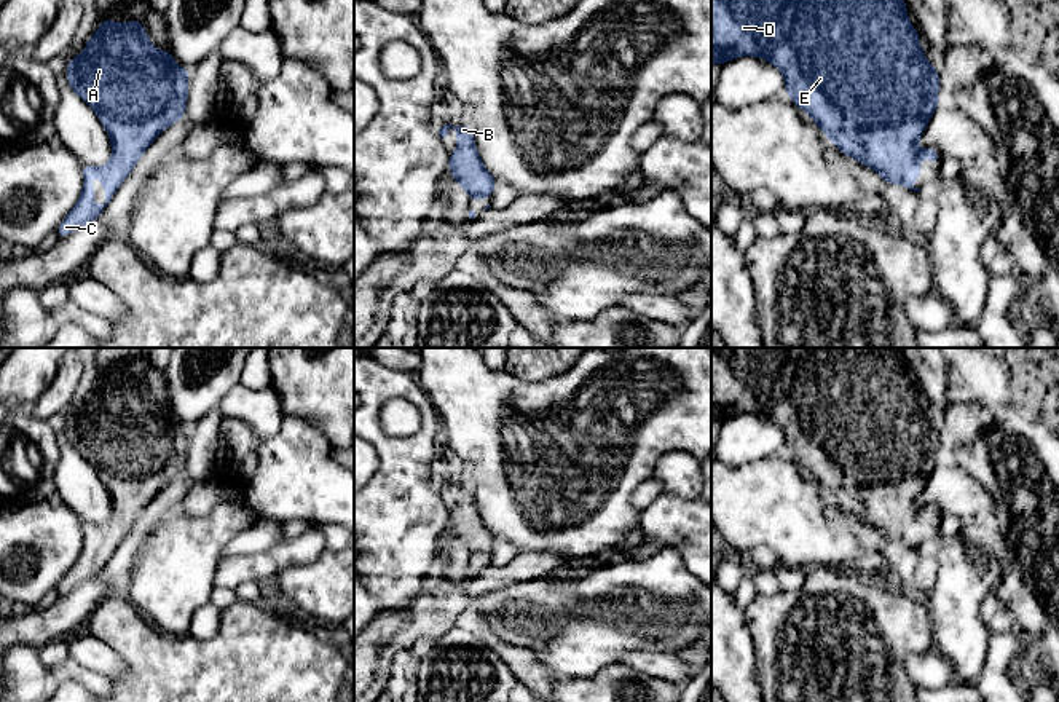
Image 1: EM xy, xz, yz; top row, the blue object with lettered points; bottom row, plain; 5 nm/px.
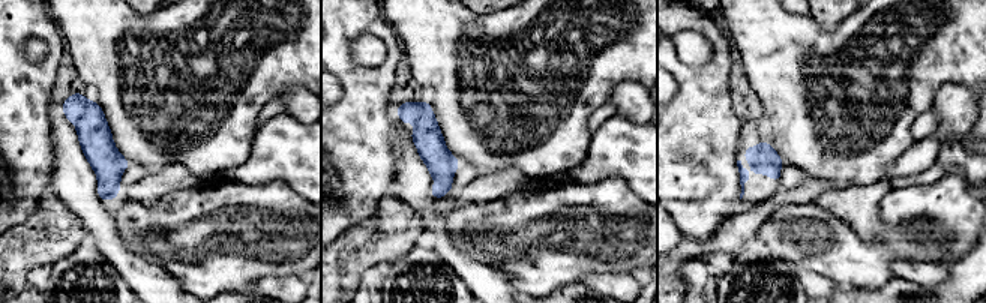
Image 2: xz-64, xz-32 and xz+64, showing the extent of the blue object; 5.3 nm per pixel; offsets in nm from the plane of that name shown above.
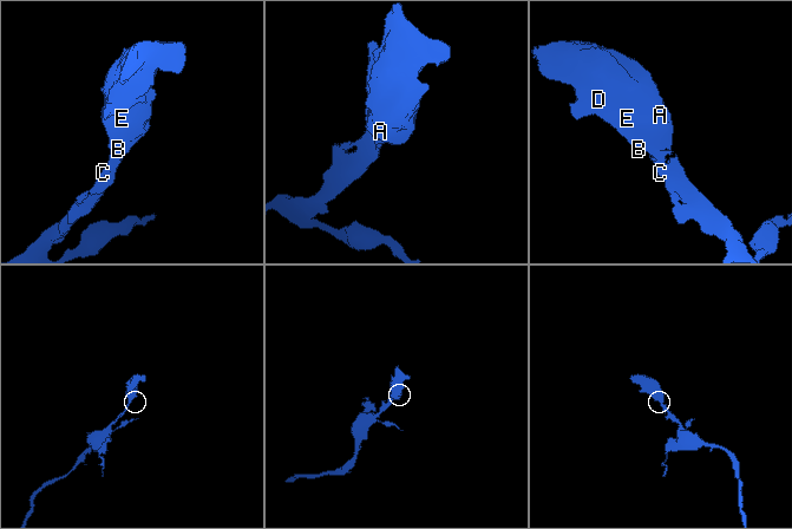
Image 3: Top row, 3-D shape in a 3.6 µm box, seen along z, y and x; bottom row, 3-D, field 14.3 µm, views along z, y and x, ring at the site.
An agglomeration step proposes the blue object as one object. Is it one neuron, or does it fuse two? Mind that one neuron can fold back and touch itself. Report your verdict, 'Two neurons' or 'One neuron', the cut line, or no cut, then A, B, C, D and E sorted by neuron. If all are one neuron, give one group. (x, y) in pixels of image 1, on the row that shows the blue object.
One neuron. No split. Groups: A B C D E

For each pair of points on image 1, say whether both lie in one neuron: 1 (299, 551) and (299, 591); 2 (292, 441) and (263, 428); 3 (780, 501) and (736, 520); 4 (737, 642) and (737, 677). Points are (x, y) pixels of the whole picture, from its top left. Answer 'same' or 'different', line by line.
1: different
2: different
3: same
4: same

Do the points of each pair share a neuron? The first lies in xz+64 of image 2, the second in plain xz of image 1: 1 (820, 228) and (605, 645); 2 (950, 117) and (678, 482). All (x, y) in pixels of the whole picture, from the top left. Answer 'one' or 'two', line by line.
1: one
2: one

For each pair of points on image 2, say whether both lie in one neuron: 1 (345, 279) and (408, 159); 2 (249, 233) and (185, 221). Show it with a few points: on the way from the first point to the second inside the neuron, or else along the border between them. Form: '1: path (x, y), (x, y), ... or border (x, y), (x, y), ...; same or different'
1: border (392, 194), (419, 216); different
2: path (233, 231), (201, 230); same

